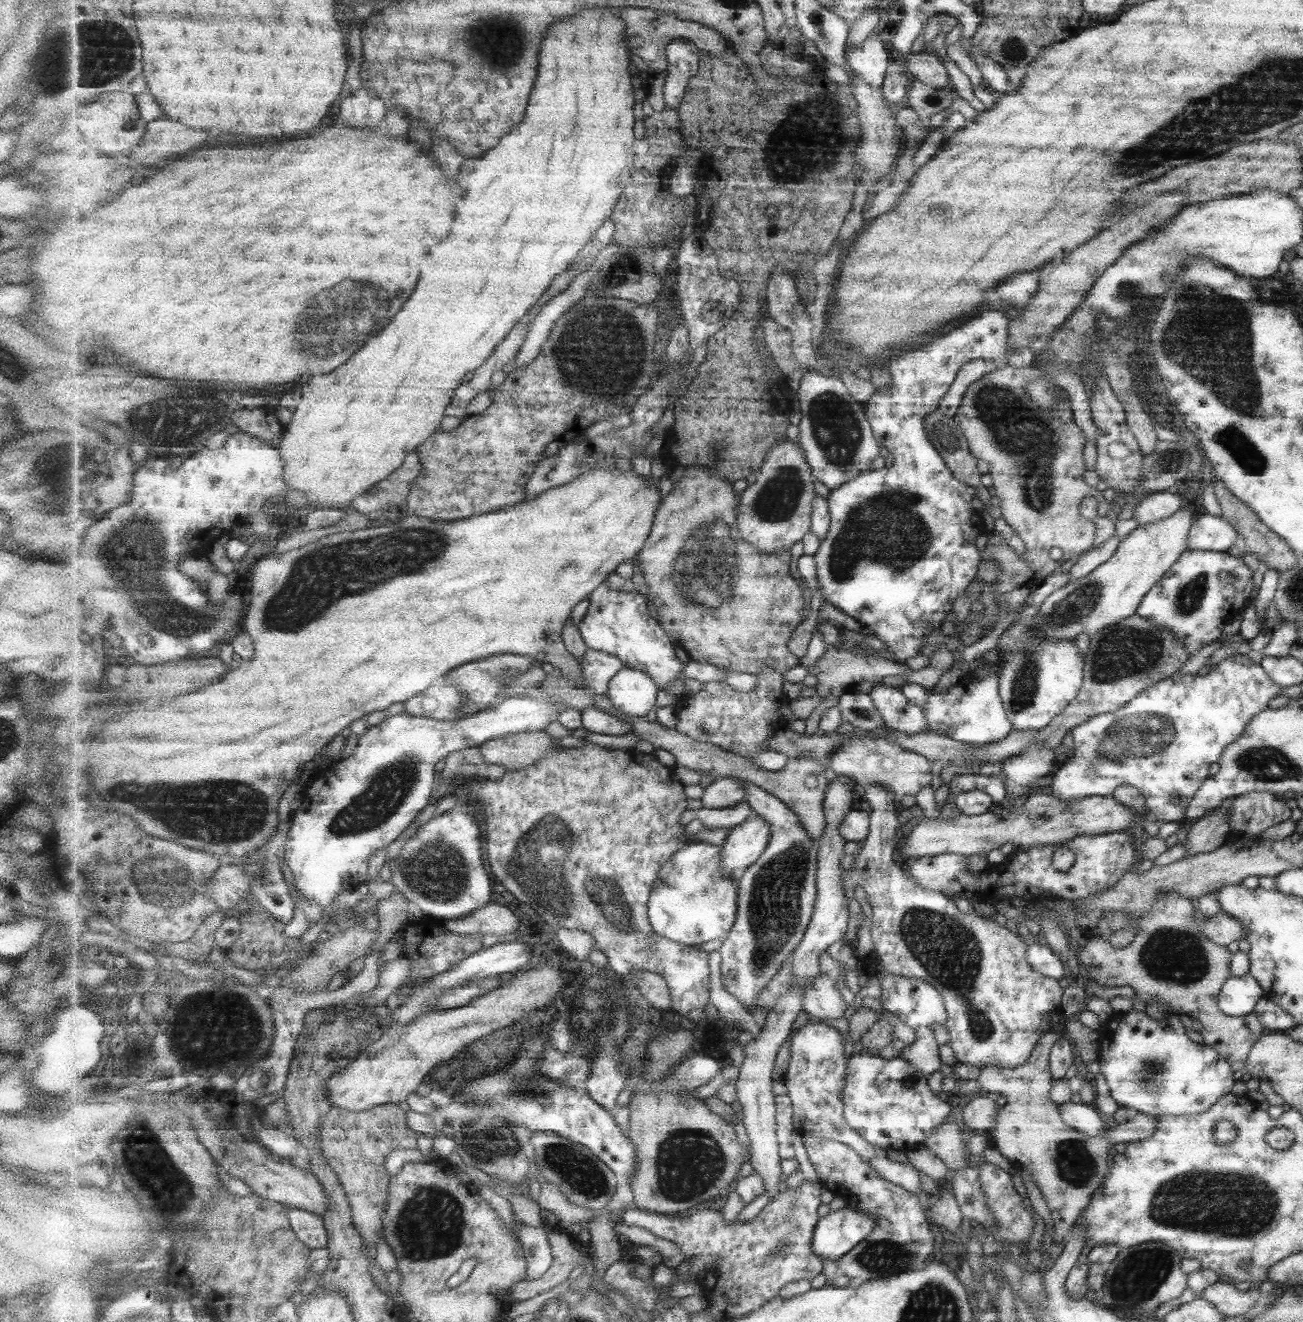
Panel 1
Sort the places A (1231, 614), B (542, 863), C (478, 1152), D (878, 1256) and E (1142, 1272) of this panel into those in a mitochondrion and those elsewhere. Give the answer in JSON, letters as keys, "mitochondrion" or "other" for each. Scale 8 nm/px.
{"A":"other","B":"mitochondrion","C":"mitochondrion","D":"mitochondrion","E":"mitochondrion"}

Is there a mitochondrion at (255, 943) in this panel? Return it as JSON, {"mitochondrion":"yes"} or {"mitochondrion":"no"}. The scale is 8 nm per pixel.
{"mitochondrion":"no"}

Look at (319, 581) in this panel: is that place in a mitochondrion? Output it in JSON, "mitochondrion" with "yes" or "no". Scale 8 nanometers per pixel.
{"mitochondrion":"yes"}

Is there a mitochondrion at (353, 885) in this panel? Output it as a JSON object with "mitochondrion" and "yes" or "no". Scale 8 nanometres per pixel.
{"mitochondrion":"no"}

